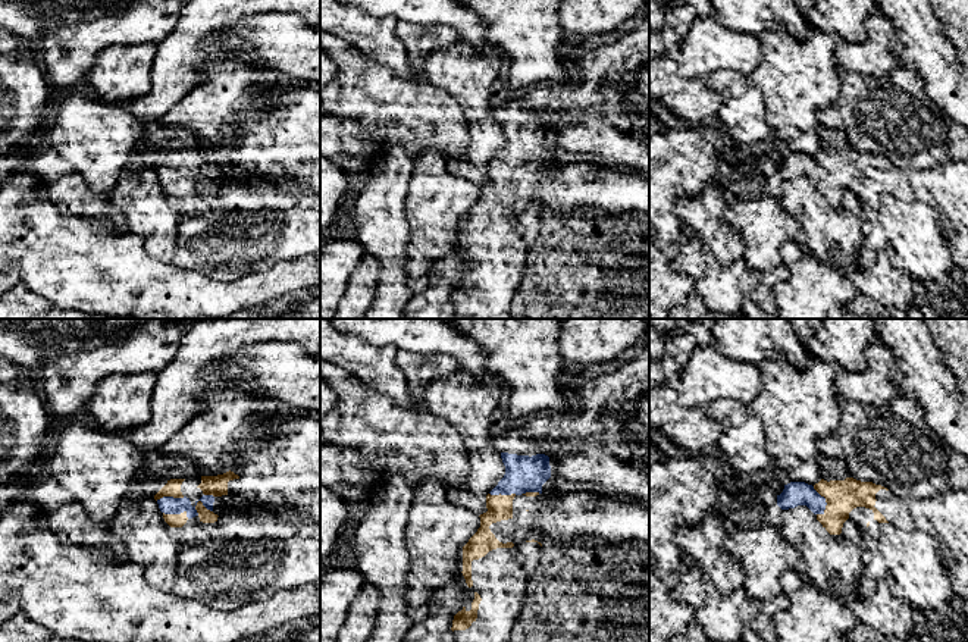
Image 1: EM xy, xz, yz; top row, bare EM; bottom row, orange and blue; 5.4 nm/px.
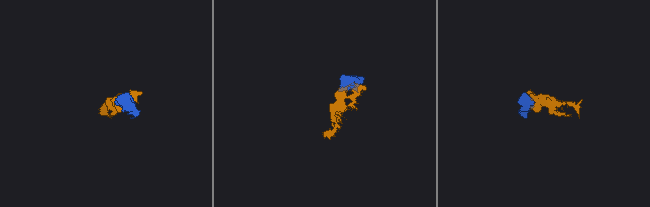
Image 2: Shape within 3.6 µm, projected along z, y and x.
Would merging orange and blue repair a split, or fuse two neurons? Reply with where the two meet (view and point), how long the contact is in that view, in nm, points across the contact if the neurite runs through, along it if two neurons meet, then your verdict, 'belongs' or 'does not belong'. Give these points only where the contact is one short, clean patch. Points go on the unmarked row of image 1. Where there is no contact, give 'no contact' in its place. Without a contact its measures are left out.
yz (826, 172) | 170 nm | across yz (842, 168), (826, 172), (805, 165), (795, 165) | belongs

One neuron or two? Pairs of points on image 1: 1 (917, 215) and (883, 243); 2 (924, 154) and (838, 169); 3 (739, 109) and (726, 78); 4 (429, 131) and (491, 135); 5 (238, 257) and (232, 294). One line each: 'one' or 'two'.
1: one
2: two
3: one
4: two
5: two

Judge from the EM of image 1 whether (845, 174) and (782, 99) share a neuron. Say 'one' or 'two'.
two

